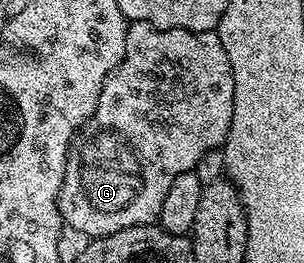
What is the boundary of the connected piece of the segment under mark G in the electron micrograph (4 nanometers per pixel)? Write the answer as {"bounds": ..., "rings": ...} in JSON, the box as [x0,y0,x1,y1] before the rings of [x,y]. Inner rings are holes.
{"bounds":[59,20,233,238],"rings":[[[132,20],[127,25],[127,33],[125,34],[125,58],[121,58],[119,65],[111,71],[109,78],[105,82],[105,86],[101,90],[101,98],[97,98],[97,110],[91,115],[89,120],[83,123],[83,127],[79,129],[79,135],[75,137],[71,151],[67,154],[67,165],[65,166],[65,178],[61,182],[61,190],[59,191],[59,212],[63,216],[63,223],[68,229],[71,228],[81,235],[87,236],[83,238],[94,238],[96,236],[108,236],[109,234],[117,234],[117,230],[128,228],[129,226],[141,226],[142,224],[150,224],[158,221],[159,211],[161,210],[161,202],[165,202],[165,194],[169,191],[169,186],[173,186],[173,178],[177,178],[177,174],[185,174],[186,172],[195,171],[197,162],[201,162],[201,158],[205,158],[205,154],[222,149],[227,143],[227,135],[229,134],[229,126],[233,122],[233,70],[229,62],[229,54],[225,54],[225,46],[221,46],[221,38],[218,31],[213,32],[190,32],[189,30],[177,30],[176,28],[155,28],[151,24],[146,24],[140,20]]]}

